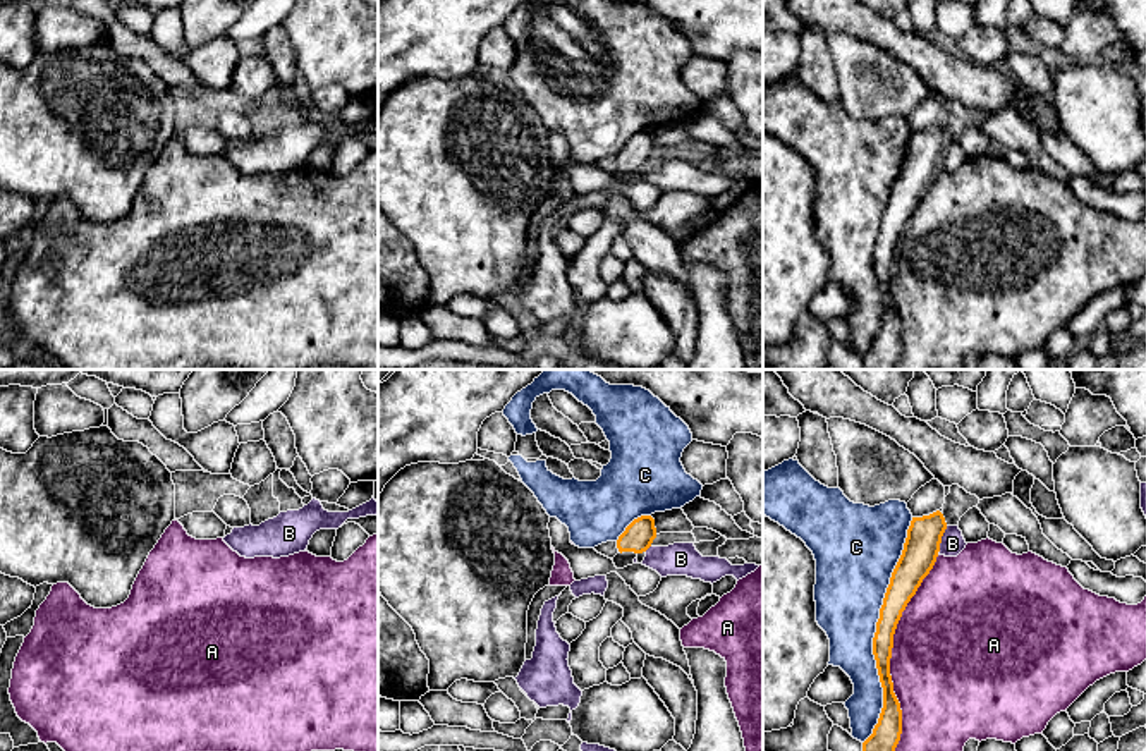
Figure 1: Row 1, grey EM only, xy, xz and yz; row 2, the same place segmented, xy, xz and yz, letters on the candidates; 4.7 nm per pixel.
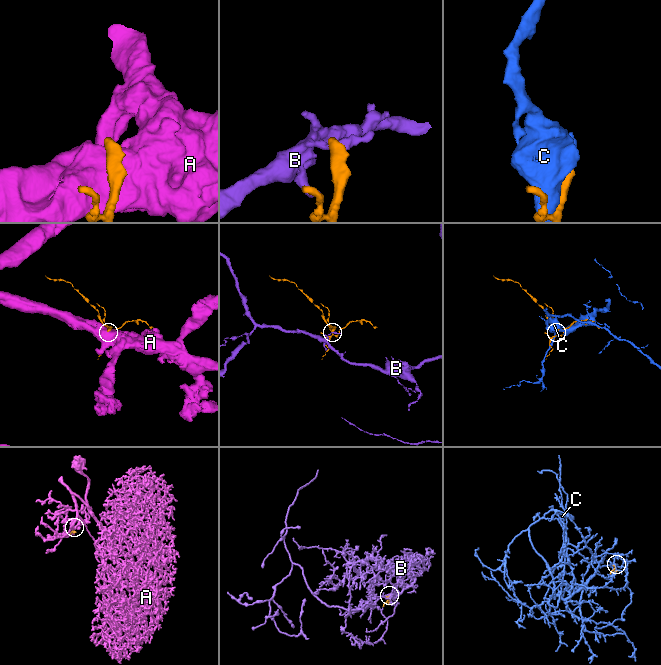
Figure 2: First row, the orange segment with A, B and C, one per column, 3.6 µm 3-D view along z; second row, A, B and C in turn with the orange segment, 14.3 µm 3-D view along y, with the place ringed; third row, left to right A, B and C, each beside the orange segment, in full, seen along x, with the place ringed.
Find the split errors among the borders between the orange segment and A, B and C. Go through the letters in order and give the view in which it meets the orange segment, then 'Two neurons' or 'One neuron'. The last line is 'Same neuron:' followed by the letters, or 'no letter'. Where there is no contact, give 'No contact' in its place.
A: Touches orange in yz. Two neurons
B: Touches orange in yz. Two neurons
C: Touches orange in yz. Two neurons
Same neuron: no letter

